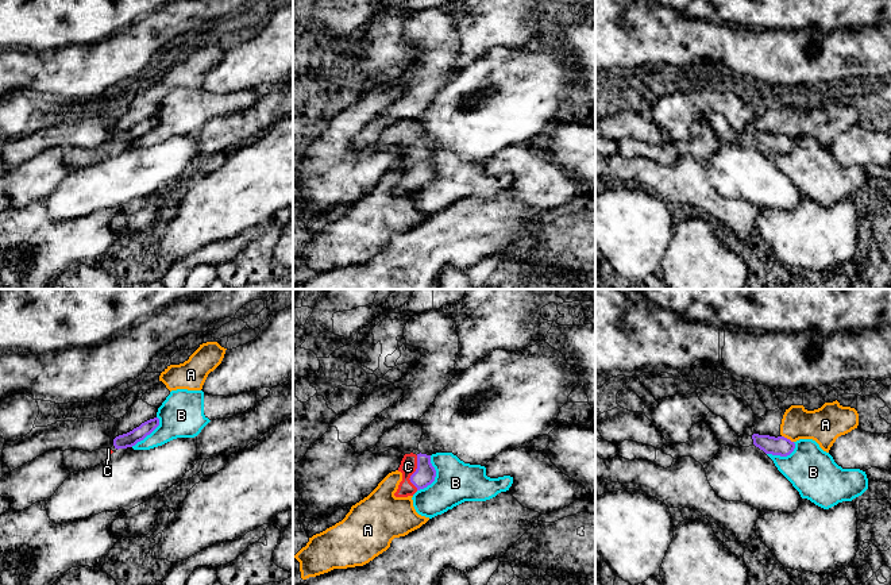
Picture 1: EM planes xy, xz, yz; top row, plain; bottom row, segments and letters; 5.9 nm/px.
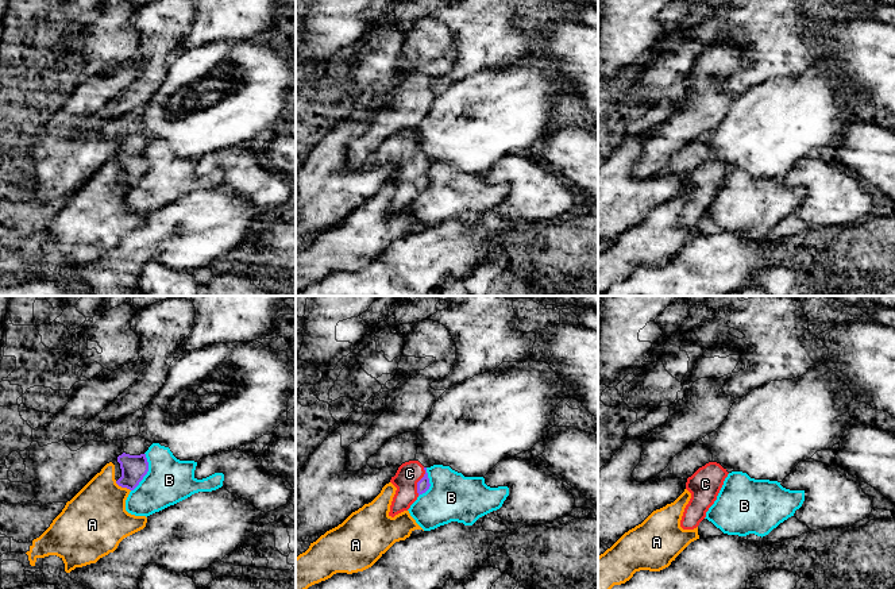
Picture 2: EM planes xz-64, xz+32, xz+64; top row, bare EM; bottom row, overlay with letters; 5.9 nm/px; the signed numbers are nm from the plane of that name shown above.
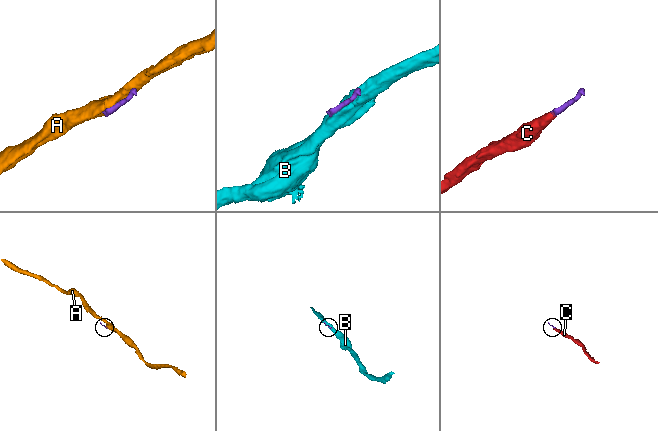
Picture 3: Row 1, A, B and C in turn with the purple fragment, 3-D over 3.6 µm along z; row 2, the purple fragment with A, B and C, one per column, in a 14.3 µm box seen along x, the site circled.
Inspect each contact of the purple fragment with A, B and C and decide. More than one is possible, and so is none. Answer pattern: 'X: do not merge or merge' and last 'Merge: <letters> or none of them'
A: do not merge
B: do not merge
C: merge
Merge: C

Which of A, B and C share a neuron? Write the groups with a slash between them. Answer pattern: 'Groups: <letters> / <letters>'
Groups: A / B / C

